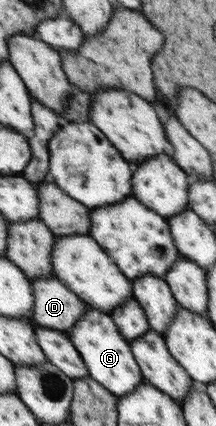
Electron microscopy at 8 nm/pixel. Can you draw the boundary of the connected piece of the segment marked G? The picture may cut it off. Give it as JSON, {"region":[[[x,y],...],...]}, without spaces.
{"region":[[[92,308],[86,309],[86,317],[81,317],[81,319],[82,321],[78,321],[69,329],[67,336],[74,349],[81,354],[82,361],[85,362],[88,370],[88,376],[119,398],[134,391],[144,381],[144,378],[133,358],[129,342],[117,329],[113,318]]]}

